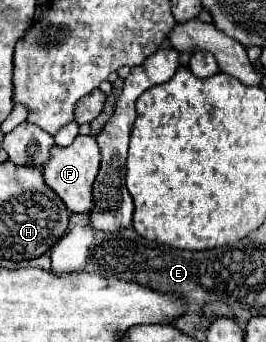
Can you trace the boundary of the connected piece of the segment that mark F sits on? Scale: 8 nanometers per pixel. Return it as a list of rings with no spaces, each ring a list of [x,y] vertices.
[[[77,136],[75,142],[67,148],[61,146],[51,146],[49,158],[43,166],[43,176],[45,182],[51,190],[59,194],[59,198],[65,202],[67,210],[75,214],[89,214],[93,208],[93,182],[99,172],[99,146],[93,136]]]

